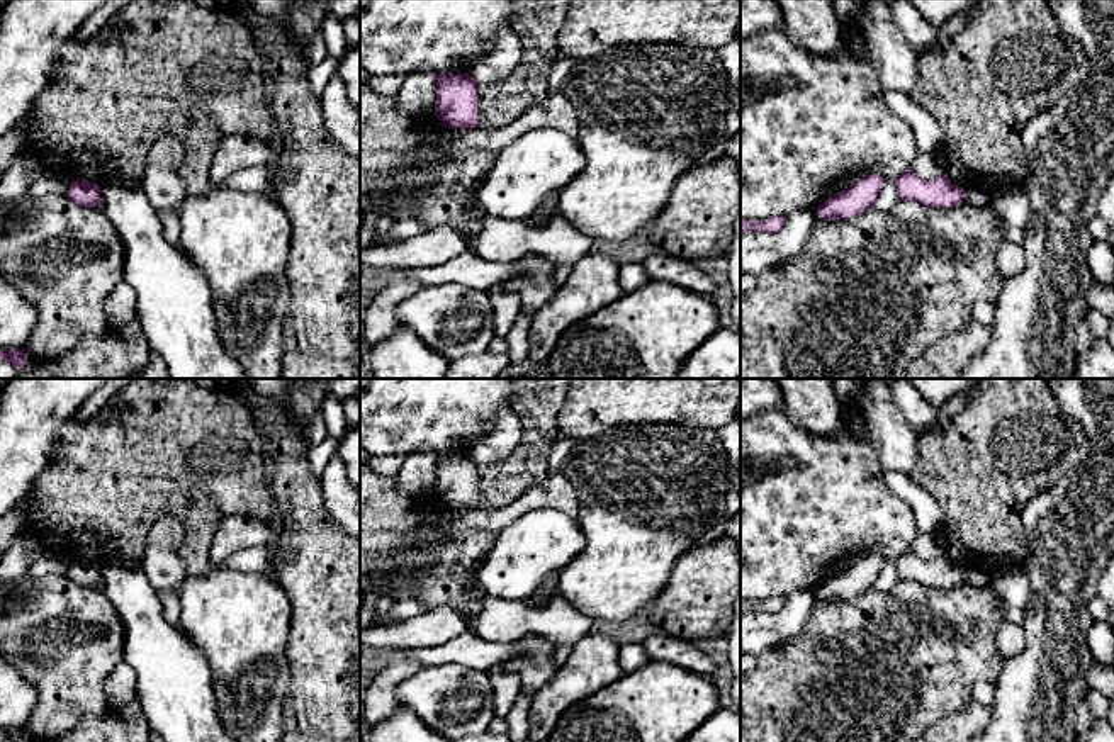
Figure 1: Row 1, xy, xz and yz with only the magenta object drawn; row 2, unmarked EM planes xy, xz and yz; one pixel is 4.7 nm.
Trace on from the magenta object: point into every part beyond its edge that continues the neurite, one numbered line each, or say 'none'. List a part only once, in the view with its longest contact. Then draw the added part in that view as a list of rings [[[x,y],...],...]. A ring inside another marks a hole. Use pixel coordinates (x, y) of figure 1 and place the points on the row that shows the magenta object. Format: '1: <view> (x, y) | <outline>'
none

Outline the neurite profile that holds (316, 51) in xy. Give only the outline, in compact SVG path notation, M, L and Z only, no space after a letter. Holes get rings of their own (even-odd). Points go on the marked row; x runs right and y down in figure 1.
M321 29L316 31L311 41L307 42L306 53L307 53L311 66L321 63L328 56L326 46L321 36Z

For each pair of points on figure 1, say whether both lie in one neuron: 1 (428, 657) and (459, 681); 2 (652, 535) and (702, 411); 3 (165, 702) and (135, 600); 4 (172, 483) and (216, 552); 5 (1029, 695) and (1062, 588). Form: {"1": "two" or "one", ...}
{"1": "two", "2": "two", "3": "one", "4": "two", "5": "one"}

